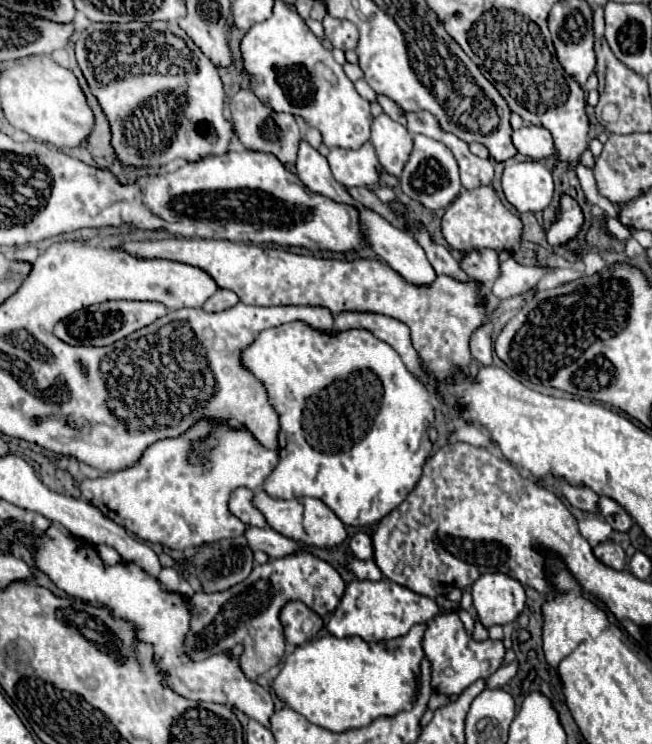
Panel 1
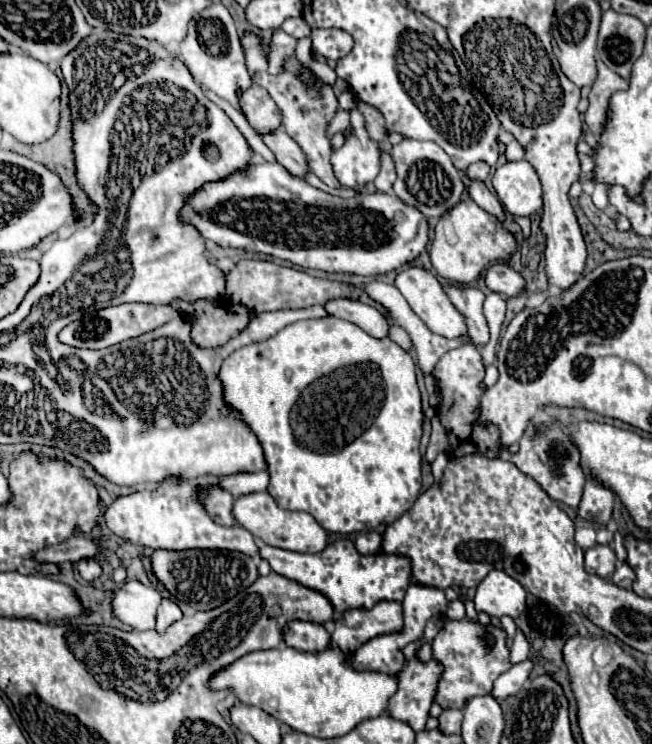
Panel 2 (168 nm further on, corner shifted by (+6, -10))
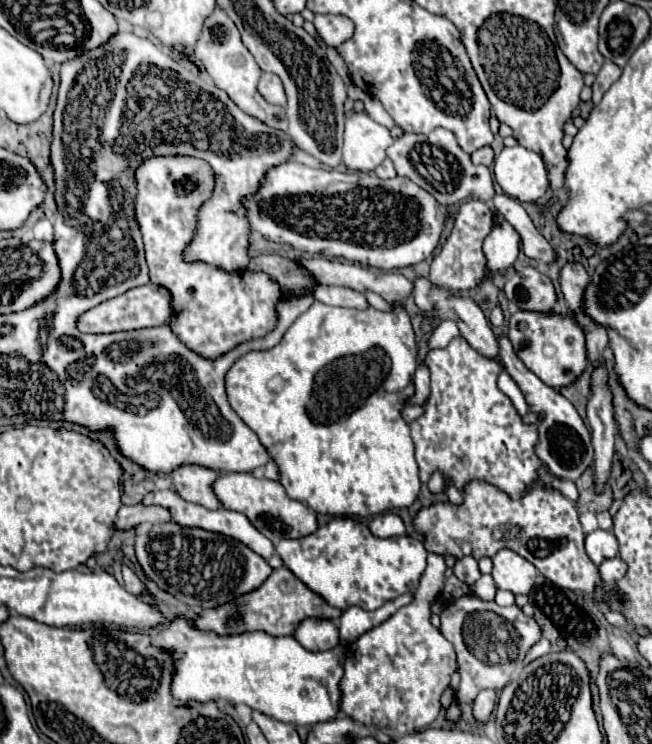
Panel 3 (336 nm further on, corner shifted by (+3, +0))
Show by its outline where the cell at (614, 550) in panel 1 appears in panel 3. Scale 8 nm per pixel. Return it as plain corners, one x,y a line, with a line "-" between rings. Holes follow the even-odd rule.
595,530
585,536
585,550
599,566
603,560
617,556
617,538
609,530

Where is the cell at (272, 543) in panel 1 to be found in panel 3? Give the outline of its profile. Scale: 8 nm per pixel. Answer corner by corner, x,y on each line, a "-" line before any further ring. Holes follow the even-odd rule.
333,518
311,536
281,540
275,544
275,552
299,580
339,610
349,606
375,610
395,596
413,592
427,560
421,540
413,536
375,538
367,524
353,518

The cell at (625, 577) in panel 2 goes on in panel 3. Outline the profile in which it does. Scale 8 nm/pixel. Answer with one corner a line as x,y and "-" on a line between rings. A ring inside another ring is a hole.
615,556
615,558
611,558
611,560
605,560
605,562
599,566
599,572
601,572
603,582
609,584
609,586
613,586
617,580
621,580
621,578
625,576
627,564
625,564
619,556

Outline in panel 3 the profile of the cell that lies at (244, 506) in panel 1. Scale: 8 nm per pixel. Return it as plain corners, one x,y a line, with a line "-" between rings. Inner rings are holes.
181,466
169,476
175,480
175,490
181,494
183,500
201,504
209,510
221,508
221,502
213,492
213,484
219,478
219,472
203,466

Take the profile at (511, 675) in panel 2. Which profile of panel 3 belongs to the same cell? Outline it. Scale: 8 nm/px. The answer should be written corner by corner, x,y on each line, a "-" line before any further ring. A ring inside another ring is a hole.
541,638
529,652
527,652
527,656
525,656
525,660
523,660
523,664
529,664
529,662
533,662
533,660
537,660
537,658
541,658
541,656
545,656
545,654
549,654
549,640
545,640
545,638

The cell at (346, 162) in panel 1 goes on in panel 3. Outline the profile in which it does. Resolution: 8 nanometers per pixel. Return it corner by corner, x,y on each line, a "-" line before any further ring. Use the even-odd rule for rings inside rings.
355,112
345,122
343,164
349,172
373,172
391,146
391,134
365,112

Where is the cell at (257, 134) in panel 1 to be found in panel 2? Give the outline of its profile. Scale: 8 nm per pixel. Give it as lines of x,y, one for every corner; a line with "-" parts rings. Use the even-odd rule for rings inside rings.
252,86
248,88
242,96
240,96
240,106
242,112
246,116
246,120
250,122
250,126
262,134
262,132
272,132
280,126
282,122
282,114
280,108
276,106
276,102
270,98
268,90
264,90
262,86

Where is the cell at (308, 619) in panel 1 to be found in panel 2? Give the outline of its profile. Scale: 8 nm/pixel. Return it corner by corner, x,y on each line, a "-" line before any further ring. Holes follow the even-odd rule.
294,620
284,628
284,642
302,652
320,652
332,644
332,636
322,624

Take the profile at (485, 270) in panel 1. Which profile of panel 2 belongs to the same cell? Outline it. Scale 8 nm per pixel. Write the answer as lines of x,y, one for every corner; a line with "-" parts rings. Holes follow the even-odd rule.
496,264
492,266
486,276
486,286
494,292
502,292
506,296
520,296
524,294
526,290
526,280
522,278
522,274
514,272
512,268
508,266
502,266
502,264

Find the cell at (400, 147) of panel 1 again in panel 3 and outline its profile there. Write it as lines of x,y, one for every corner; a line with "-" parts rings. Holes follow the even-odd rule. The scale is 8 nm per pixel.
385,158
383,164
379,164
379,166
375,168
375,174
377,174
379,178
395,178
395,176
397,176
397,174
395,174
395,166
393,166
393,162
391,162
389,158

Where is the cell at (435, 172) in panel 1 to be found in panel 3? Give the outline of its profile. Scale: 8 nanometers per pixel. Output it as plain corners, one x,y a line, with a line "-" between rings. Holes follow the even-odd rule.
435,128
431,134
403,134
387,148
387,156
393,160
399,176
413,180
417,186
427,190
439,204
459,204
467,198
479,198
493,208
493,180
487,166
475,166
465,154
453,132

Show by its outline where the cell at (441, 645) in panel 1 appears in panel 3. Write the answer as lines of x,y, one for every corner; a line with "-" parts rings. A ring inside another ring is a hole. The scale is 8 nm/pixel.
467,594
449,602
441,612
441,634
455,646
461,682
457,688
457,704
471,704
485,690
501,690
519,668
527,650
541,638
541,628
533,618
527,618
517,606
501,608
495,602
483,602
-
469,640
469,648
467,648

